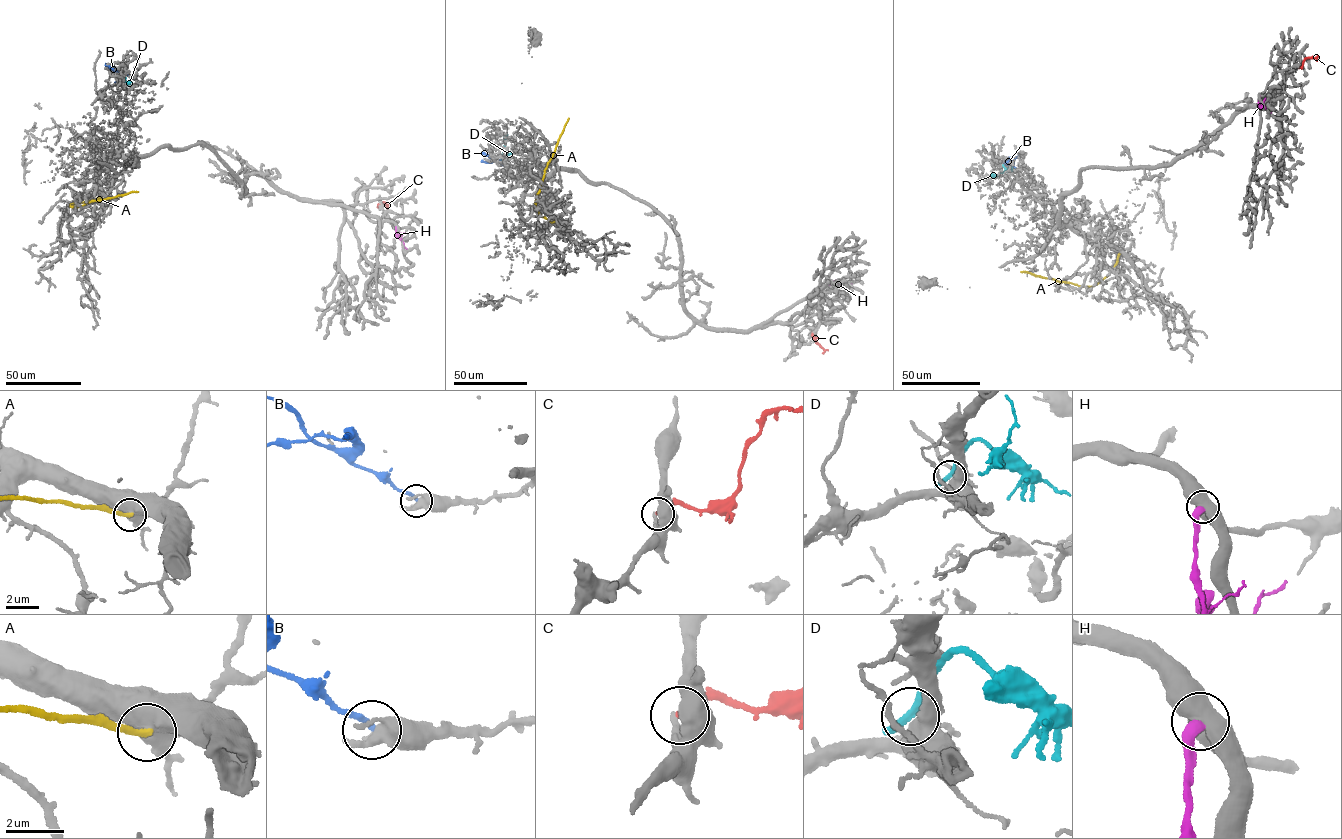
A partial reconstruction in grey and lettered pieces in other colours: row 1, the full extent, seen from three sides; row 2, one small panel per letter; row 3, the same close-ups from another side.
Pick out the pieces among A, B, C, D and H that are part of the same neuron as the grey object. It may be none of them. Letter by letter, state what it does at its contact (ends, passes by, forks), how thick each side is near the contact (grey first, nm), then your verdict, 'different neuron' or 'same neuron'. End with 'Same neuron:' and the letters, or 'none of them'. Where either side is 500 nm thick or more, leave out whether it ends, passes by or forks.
A: 750/220 nm | different neuron
B: it ends | 440/200 nm | different neuron
C: it ends | 260/200 nm | different neuron
D: 550/360 nm | different neuron
H: 550/440 nm | different neuron
Same neuron: none of them

